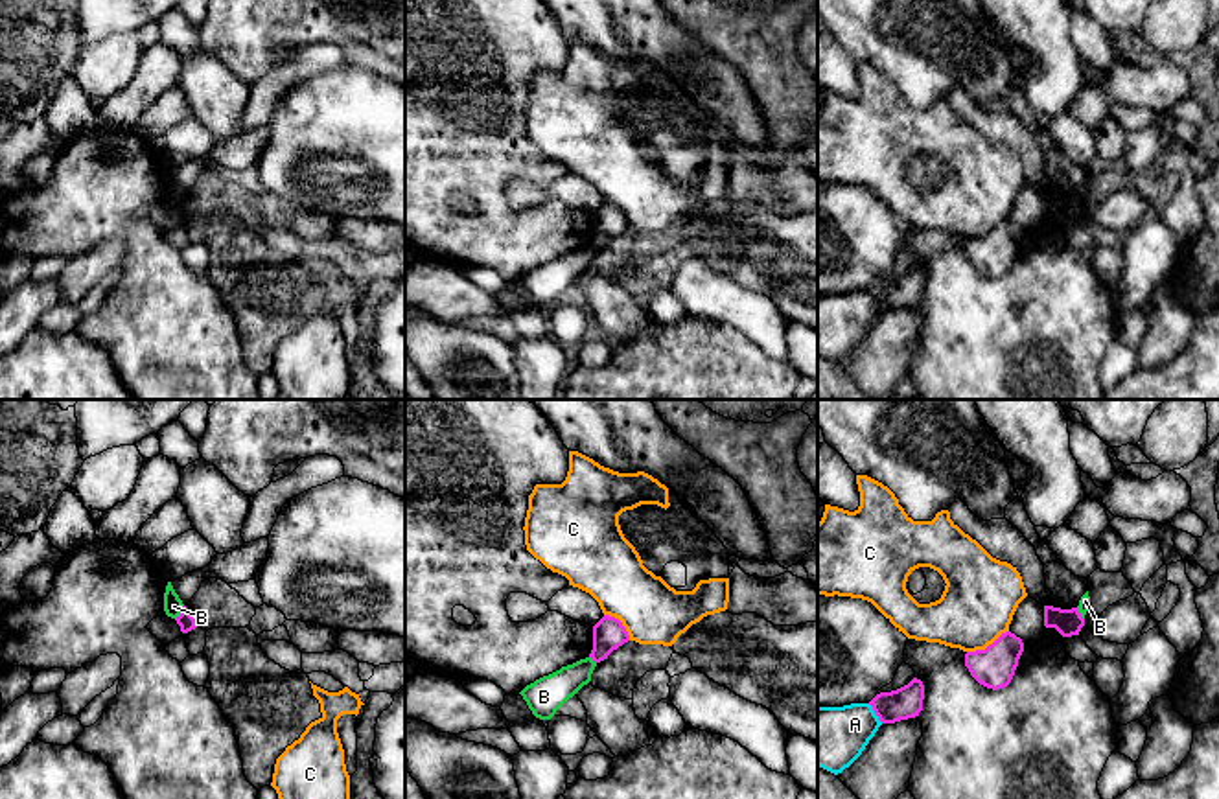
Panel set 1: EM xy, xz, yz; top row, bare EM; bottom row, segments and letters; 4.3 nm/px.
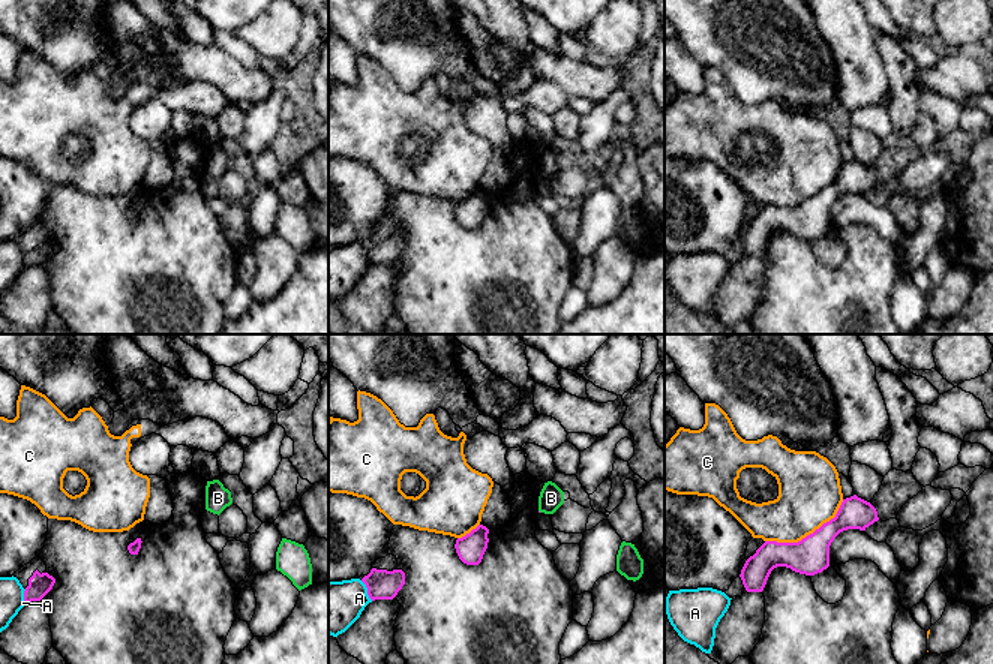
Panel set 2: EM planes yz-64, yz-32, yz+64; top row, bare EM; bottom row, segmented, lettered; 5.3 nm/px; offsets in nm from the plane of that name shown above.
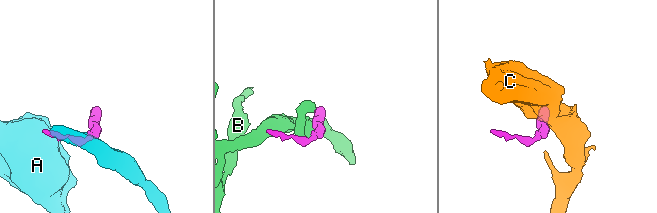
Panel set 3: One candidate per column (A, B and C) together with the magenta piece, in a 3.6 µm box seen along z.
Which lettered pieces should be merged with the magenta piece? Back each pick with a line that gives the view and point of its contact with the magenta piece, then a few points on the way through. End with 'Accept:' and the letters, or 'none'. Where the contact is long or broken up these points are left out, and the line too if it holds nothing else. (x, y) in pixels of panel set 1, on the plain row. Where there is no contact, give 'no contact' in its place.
Accept: none

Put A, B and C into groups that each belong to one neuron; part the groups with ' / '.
A / B / C

